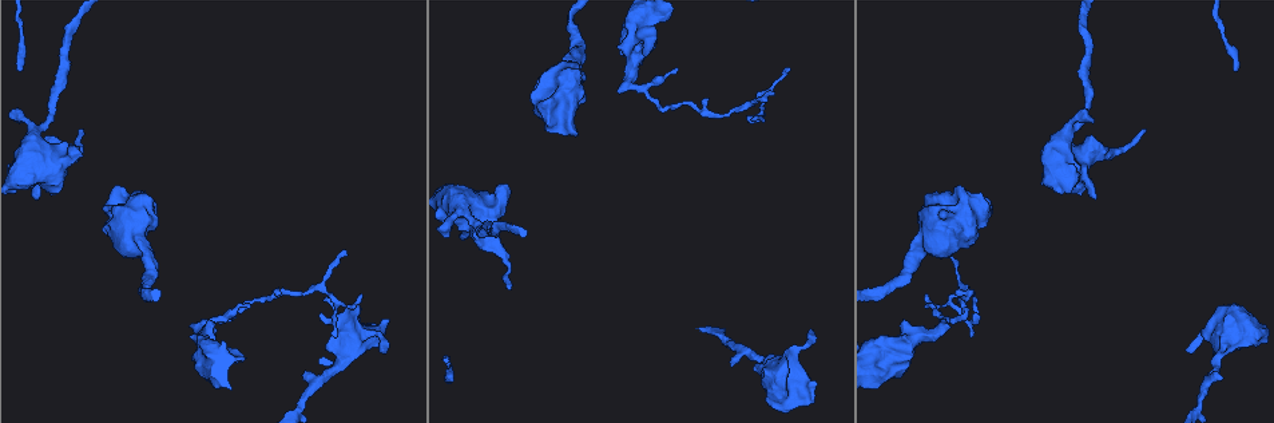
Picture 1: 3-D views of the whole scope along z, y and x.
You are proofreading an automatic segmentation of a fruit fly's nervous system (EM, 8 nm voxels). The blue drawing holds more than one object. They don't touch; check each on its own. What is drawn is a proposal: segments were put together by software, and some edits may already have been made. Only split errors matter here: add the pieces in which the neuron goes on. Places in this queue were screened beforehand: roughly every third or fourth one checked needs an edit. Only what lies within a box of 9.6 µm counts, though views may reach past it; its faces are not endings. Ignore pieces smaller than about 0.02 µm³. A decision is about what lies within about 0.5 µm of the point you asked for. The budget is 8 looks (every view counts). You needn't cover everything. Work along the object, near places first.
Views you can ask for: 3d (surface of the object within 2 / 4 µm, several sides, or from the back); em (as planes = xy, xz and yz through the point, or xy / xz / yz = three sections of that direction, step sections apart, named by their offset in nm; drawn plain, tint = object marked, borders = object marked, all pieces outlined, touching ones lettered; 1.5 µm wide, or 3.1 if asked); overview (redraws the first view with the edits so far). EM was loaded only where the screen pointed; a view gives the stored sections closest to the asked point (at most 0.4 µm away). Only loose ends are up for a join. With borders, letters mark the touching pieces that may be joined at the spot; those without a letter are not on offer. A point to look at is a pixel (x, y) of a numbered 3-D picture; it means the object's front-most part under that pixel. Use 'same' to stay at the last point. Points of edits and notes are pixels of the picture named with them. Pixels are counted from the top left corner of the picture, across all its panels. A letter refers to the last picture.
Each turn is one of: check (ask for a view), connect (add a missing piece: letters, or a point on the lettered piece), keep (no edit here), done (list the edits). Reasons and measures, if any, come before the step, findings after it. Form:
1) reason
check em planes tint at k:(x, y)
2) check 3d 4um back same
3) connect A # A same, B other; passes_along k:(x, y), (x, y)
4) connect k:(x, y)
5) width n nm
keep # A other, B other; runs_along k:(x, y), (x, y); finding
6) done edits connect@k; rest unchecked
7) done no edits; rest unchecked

check em planes tint at 1:(37, 199)

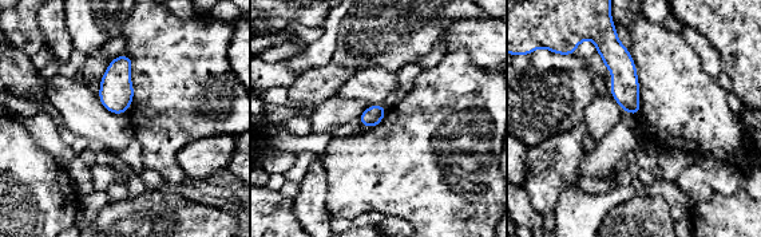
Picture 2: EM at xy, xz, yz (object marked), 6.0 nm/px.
see the neighbours
check em planes borders same

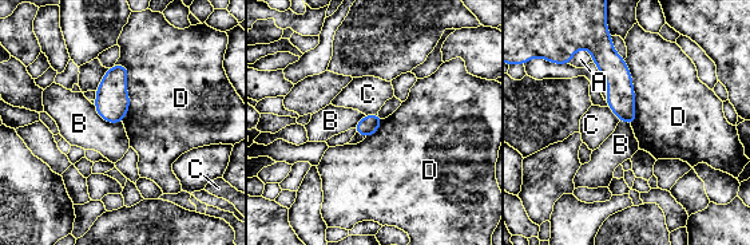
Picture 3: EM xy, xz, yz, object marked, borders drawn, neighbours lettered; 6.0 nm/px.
keep # A other, B other, C other, D other; border 3:(94, 105), (106, 121), (120, 122); none of them fits

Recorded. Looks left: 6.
branch stops here
check em xz step 8 borders at 1:(676, 70)

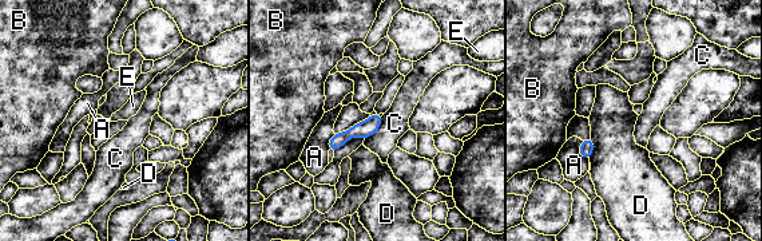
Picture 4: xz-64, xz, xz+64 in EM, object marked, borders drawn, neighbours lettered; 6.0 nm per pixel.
cut it another way
check em planes borders same

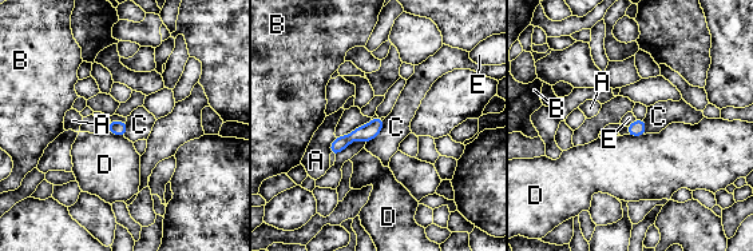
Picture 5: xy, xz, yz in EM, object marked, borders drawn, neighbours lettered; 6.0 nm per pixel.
longest_contact C 190 nm
keep # A other, B other, C other, D other, E other; border 5:(384, 119), (383, 128), (367, 143); no lettered piece goes on from it

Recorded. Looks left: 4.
free end
check 3d 2um at 1:(809, 332)

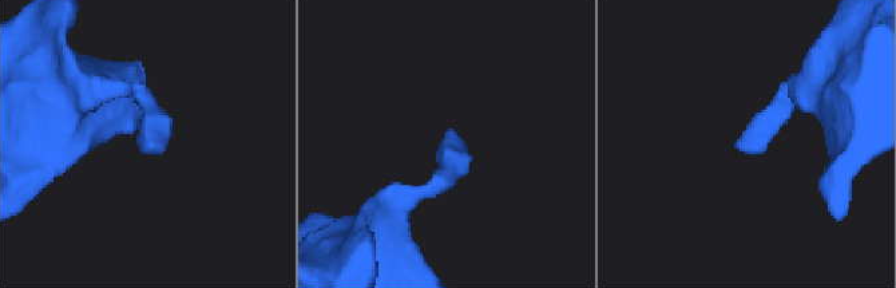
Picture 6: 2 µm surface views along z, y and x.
now the EM
check em yz step 8 tint at 6:(734, 145)

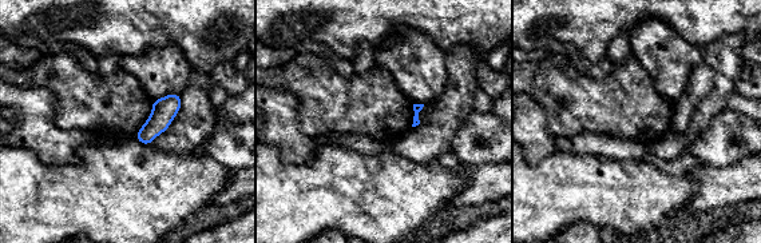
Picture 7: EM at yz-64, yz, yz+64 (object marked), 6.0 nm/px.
another direction
check em planes borders same

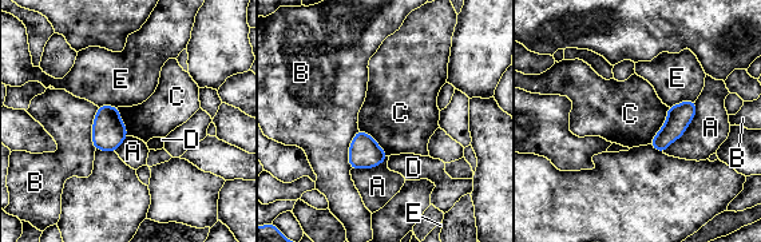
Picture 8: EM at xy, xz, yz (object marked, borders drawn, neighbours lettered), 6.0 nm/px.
width 110 nm
keep # A other, B other, C other, D other, E other; border 8:(669, 107), (665, 123), (649, 143); no lettered piece goes on from it

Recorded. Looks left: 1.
done no edits; rest unchecked

